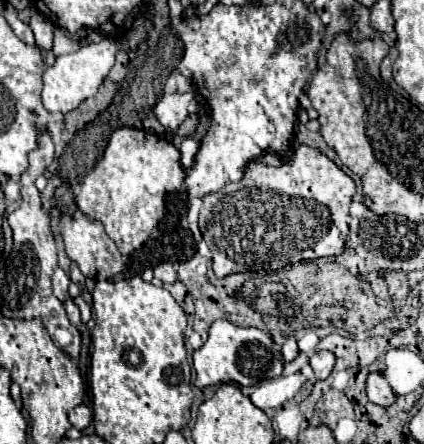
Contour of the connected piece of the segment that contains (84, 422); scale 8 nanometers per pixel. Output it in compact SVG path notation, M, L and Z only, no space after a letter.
M78 405L74 407L74 411L70 411L70 423L72 427L88 427L88 423L92 421L92 413L86 405Z

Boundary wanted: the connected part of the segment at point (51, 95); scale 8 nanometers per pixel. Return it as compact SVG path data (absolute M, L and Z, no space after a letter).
M102 39L100 43L86 45L74 53L56 57L56 63L48 67L42 75L42 103L50 113L68 113L76 109L88 97L94 97L108 71L114 65L114 55L118 51L118 43L114 39Z

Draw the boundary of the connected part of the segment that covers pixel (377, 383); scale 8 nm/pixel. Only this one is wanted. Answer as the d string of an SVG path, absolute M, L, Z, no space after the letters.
M370 373L368 375L368 387L366 387L366 393L368 393L368 399L376 405L382 405L382 407L388 407L396 401L396 395L392 391L392 387L386 383L384 375L382 373Z

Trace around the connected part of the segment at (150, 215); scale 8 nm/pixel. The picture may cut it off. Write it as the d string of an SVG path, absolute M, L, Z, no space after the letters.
M122 127L112 133L104 157L84 177L76 205L84 215L104 225L108 237L118 245L122 255L130 255L164 219L166 195L180 191L184 177L180 151L170 141L146 133L144 129Z

